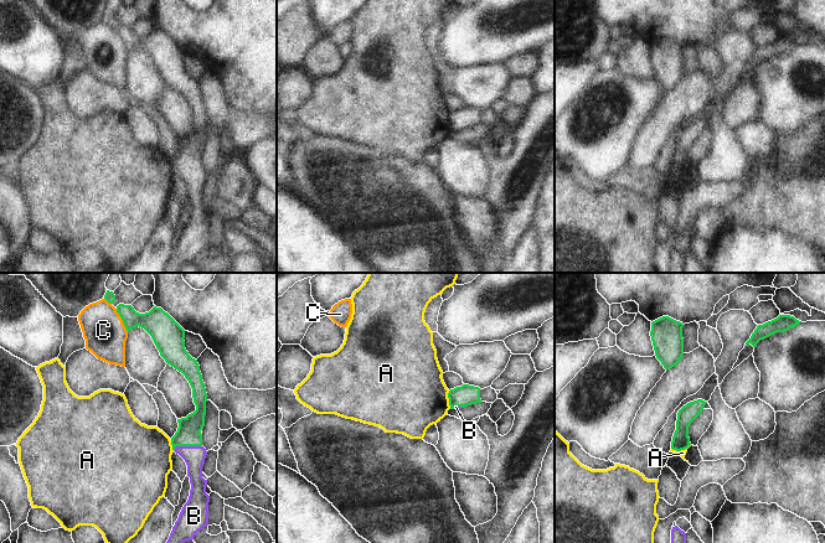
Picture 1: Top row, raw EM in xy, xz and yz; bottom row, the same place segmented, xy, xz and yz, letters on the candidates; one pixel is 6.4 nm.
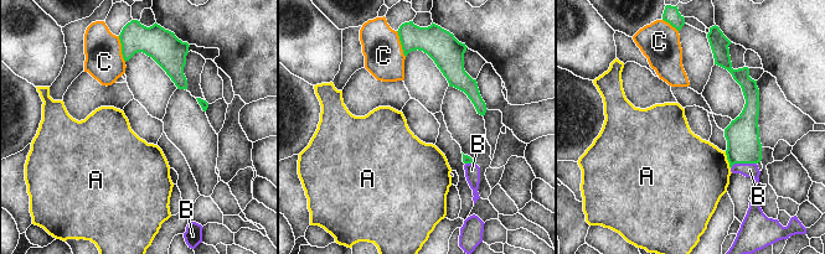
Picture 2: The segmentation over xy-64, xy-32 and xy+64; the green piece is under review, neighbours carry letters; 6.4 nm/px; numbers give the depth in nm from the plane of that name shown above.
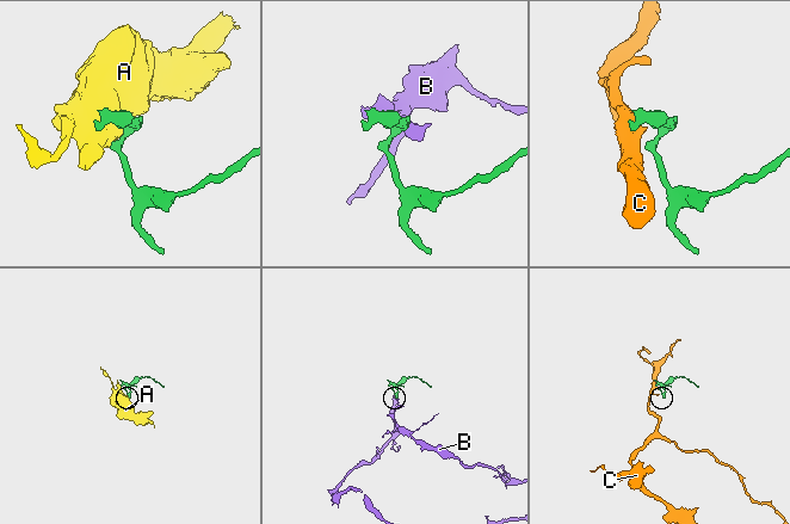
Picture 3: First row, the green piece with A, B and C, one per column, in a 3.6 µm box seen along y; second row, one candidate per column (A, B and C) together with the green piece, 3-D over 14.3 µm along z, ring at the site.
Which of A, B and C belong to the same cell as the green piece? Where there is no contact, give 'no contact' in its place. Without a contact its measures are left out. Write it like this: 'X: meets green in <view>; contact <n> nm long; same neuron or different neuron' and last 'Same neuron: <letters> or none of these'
A: meets green in xz; contact 120 nm long; different neuron
B: meets green in xy; contact 190 nm long; same neuron
C: meets green in xy; contact 170 nm long; different neuron
Same neuron: B

